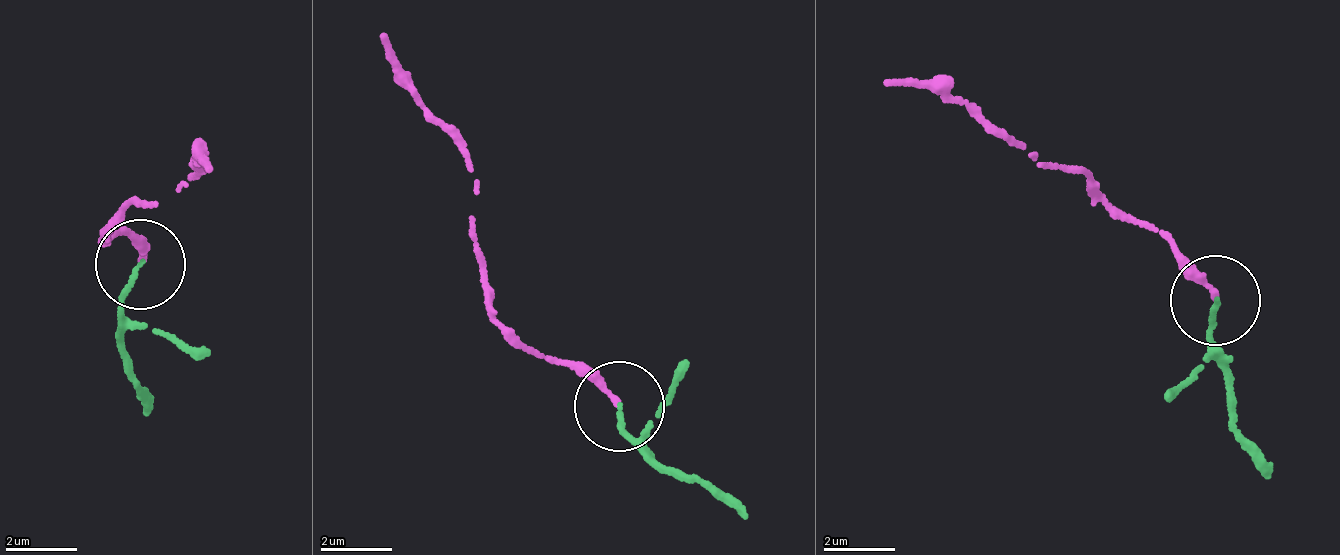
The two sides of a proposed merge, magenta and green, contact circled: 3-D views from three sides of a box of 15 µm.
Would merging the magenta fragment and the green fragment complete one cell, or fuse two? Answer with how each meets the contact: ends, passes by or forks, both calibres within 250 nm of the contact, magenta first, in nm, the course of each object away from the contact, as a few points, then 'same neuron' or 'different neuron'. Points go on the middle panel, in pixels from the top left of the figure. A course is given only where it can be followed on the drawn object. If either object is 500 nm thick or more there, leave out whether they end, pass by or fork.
magenta ends | green ends | 170/110 nm | magenta via (618, 406), (592, 385), (502, 333), (453, 125), (391, 70), (379, 37) | green via (618, 406), (639, 447), (703, 482), (749, 517) | same neuron

